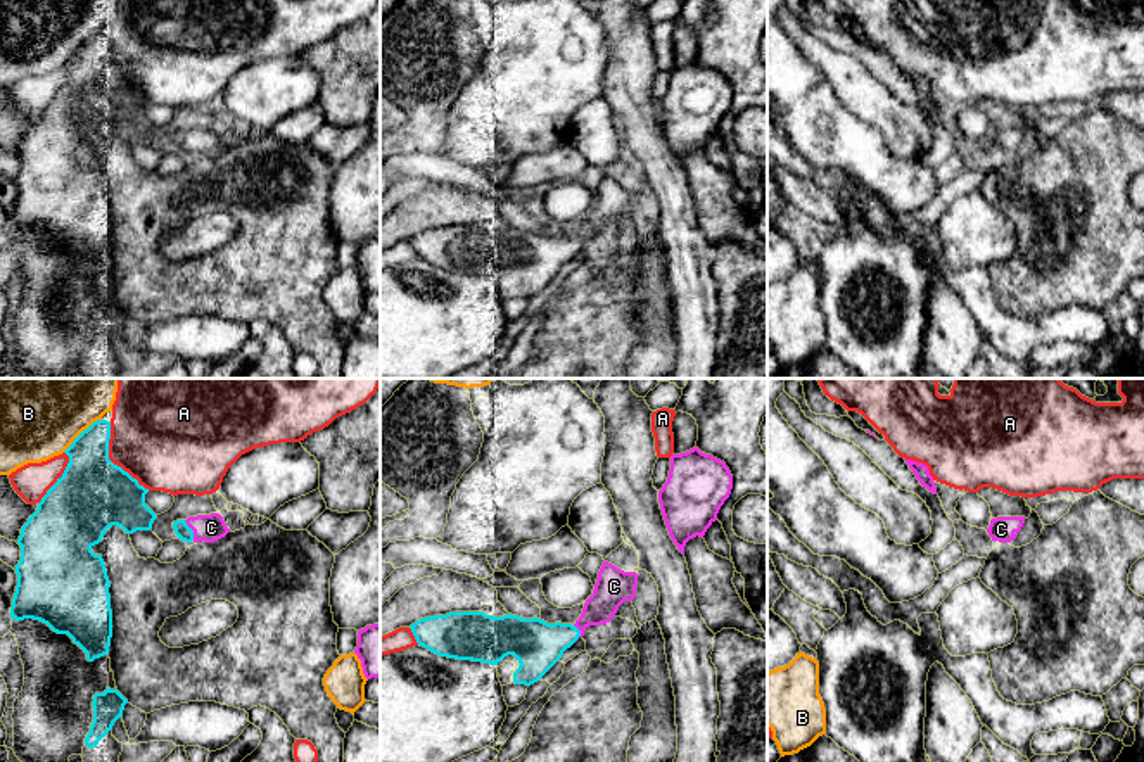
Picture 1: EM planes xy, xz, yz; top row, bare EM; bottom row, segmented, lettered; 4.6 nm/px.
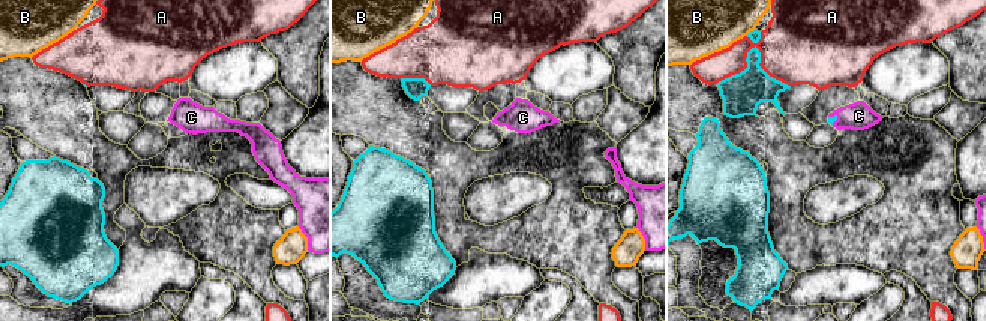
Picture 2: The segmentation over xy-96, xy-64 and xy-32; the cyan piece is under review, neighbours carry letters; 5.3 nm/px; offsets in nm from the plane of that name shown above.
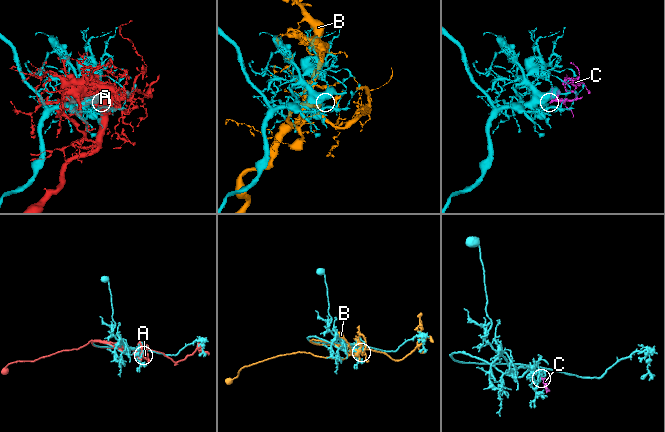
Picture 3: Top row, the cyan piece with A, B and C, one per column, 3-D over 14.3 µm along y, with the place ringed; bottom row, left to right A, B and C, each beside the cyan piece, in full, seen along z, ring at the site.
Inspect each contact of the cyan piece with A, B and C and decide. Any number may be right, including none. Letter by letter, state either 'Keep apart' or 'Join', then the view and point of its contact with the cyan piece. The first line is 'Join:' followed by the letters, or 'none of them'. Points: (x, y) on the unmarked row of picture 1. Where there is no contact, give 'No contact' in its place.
Join: C
A: Keep apart. Touches cyan at xy (109, 73)
B: Keep apart. Touches cyan at xy (82, 45)
C: Join. Touches cyan at xy (192, 144)

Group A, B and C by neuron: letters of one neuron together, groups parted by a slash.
A / B / C

